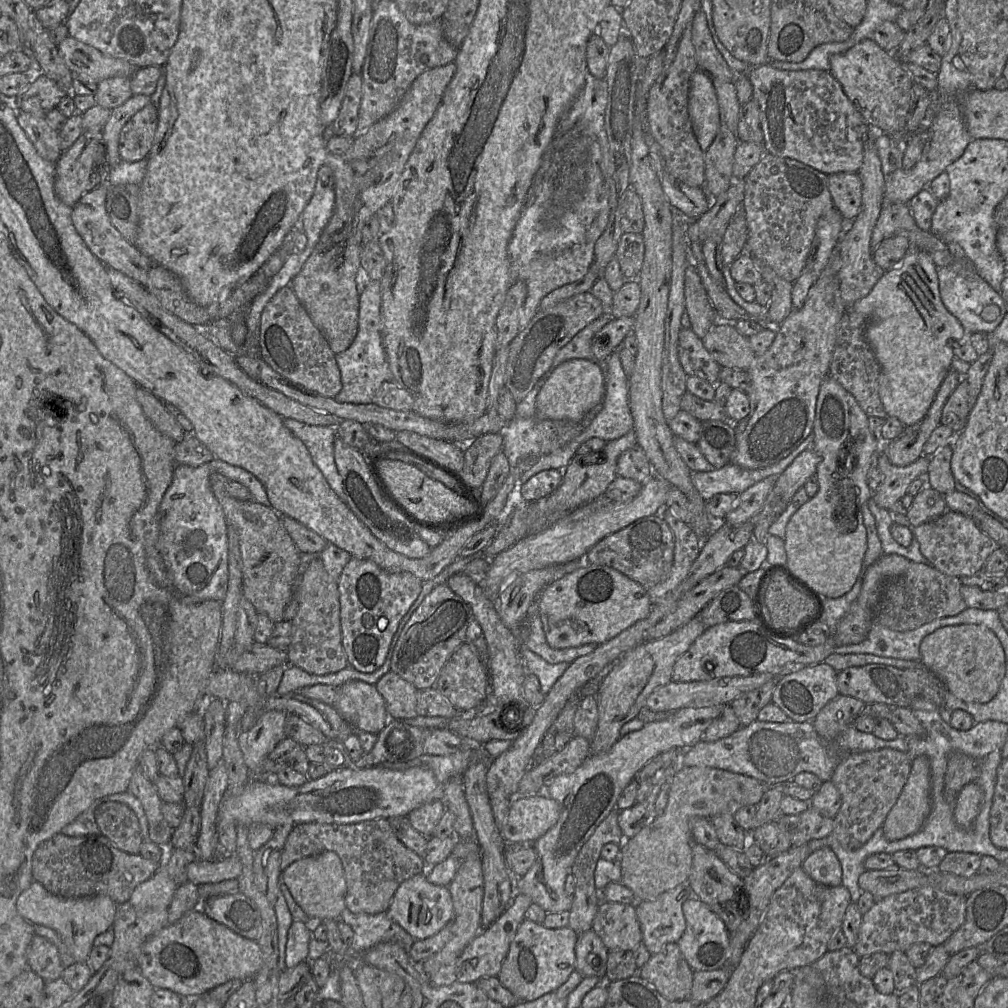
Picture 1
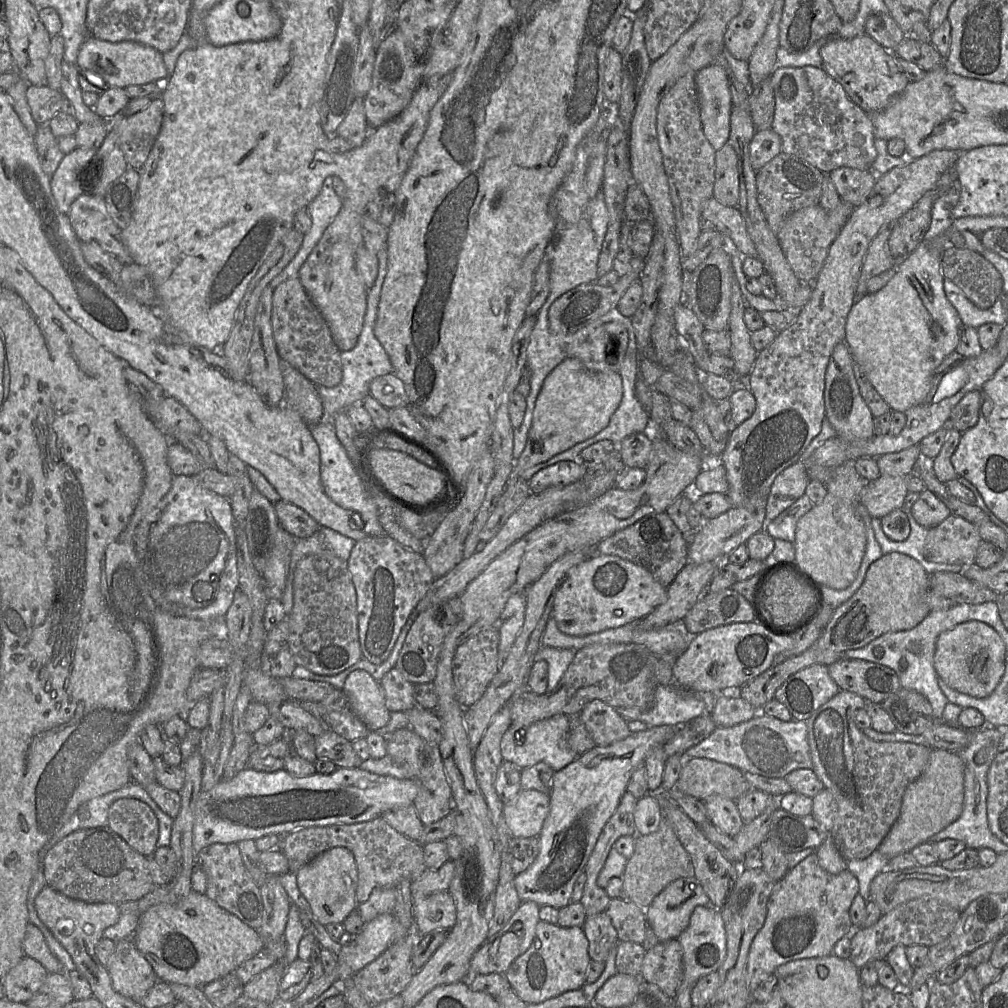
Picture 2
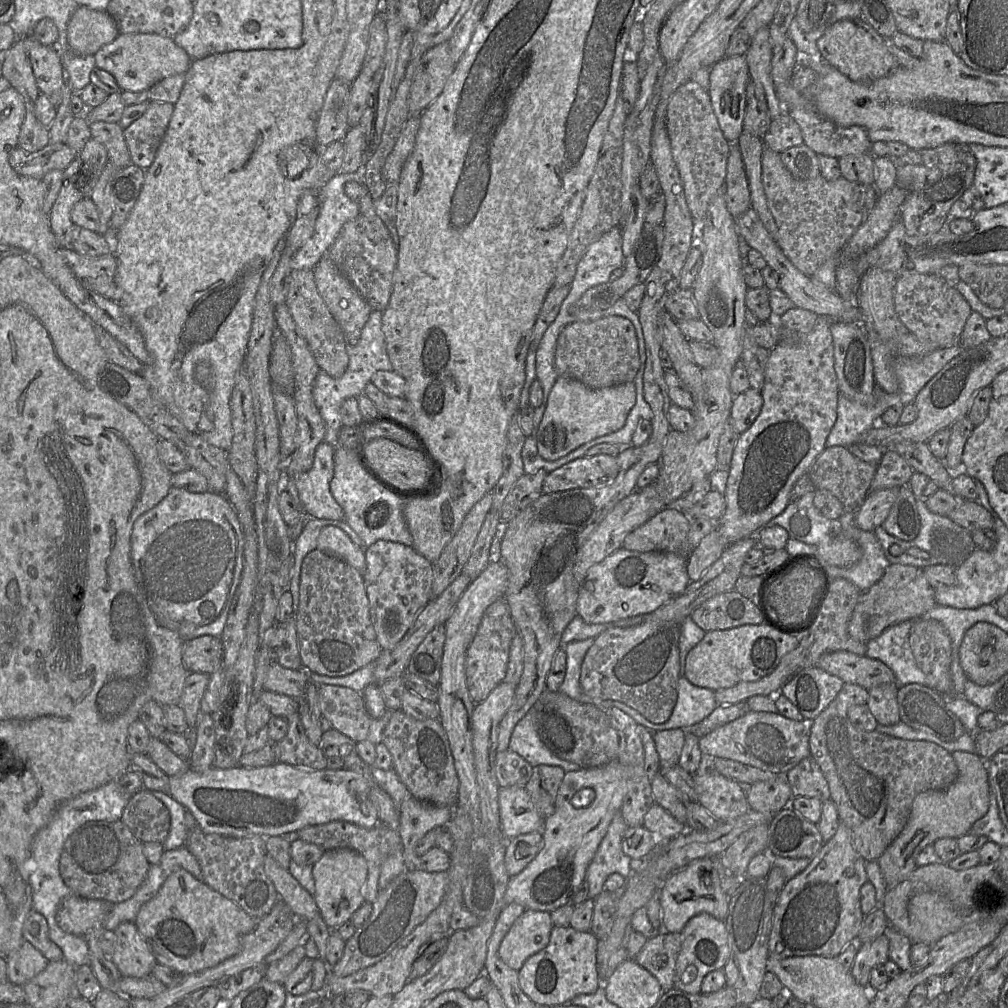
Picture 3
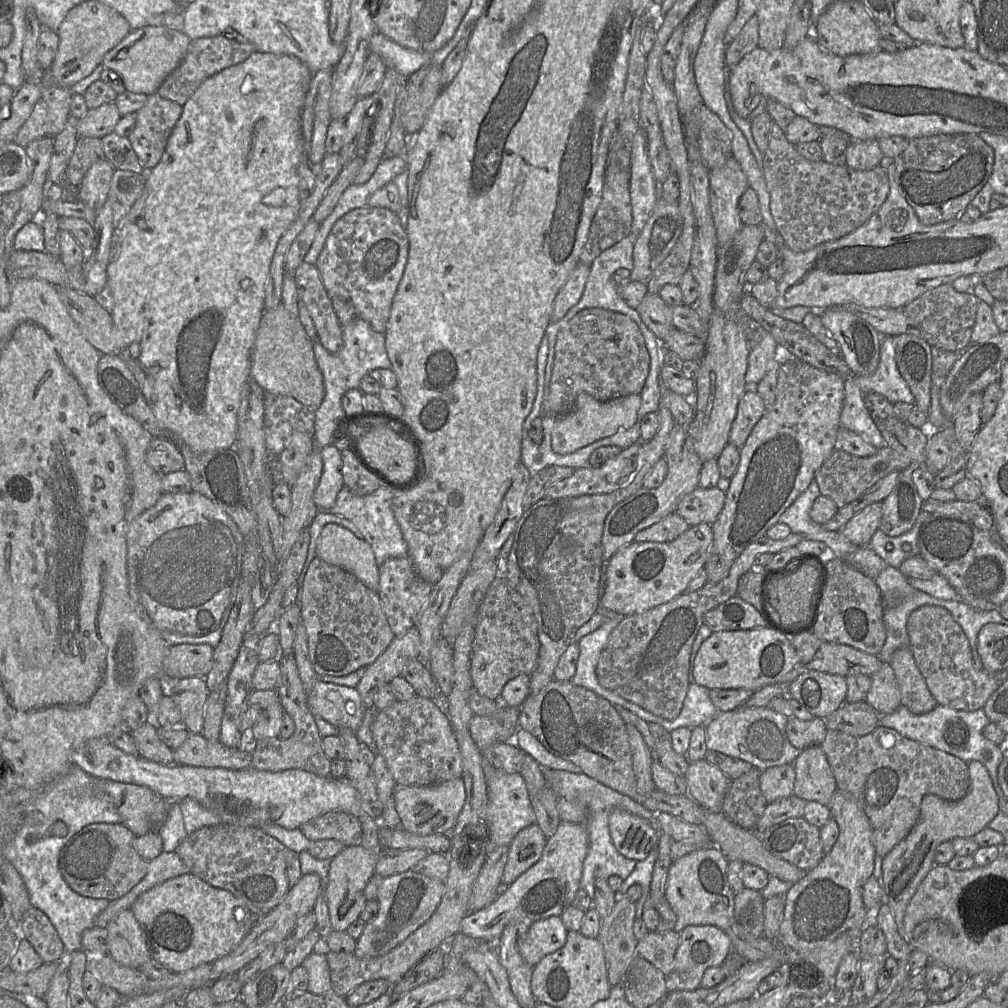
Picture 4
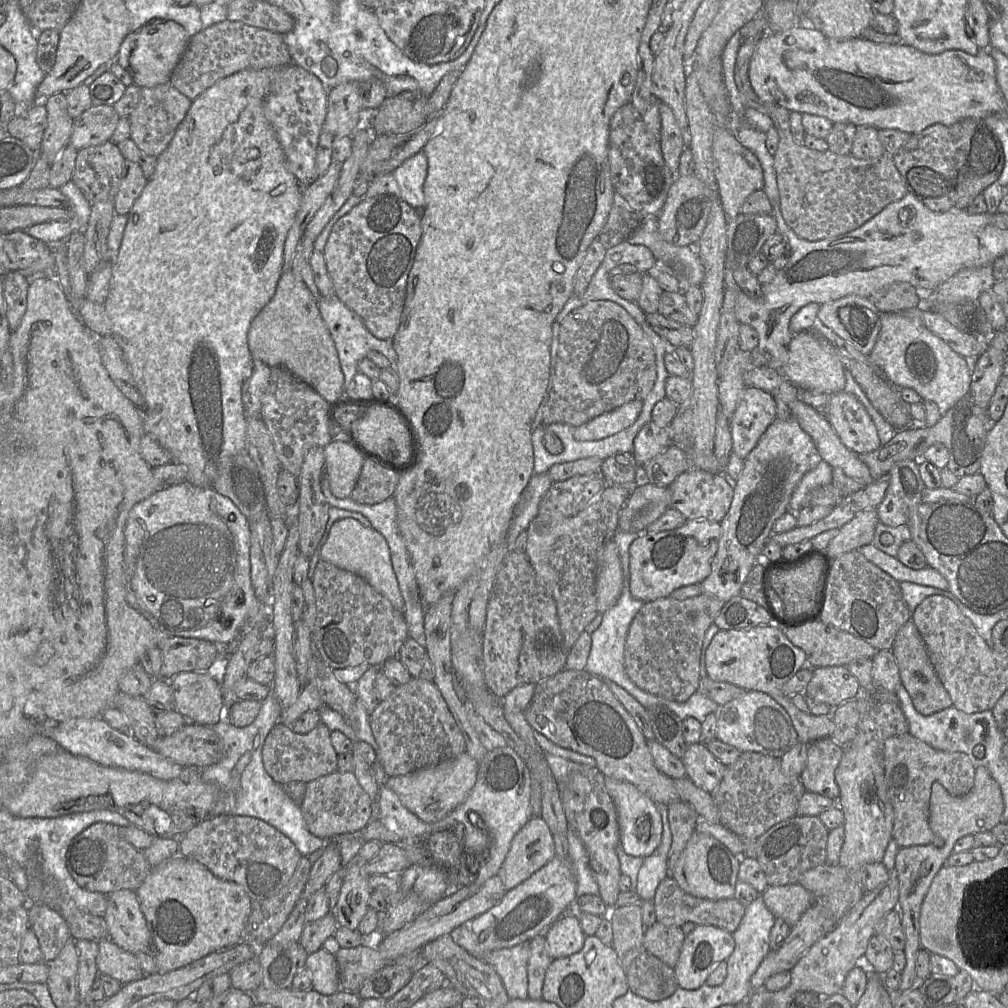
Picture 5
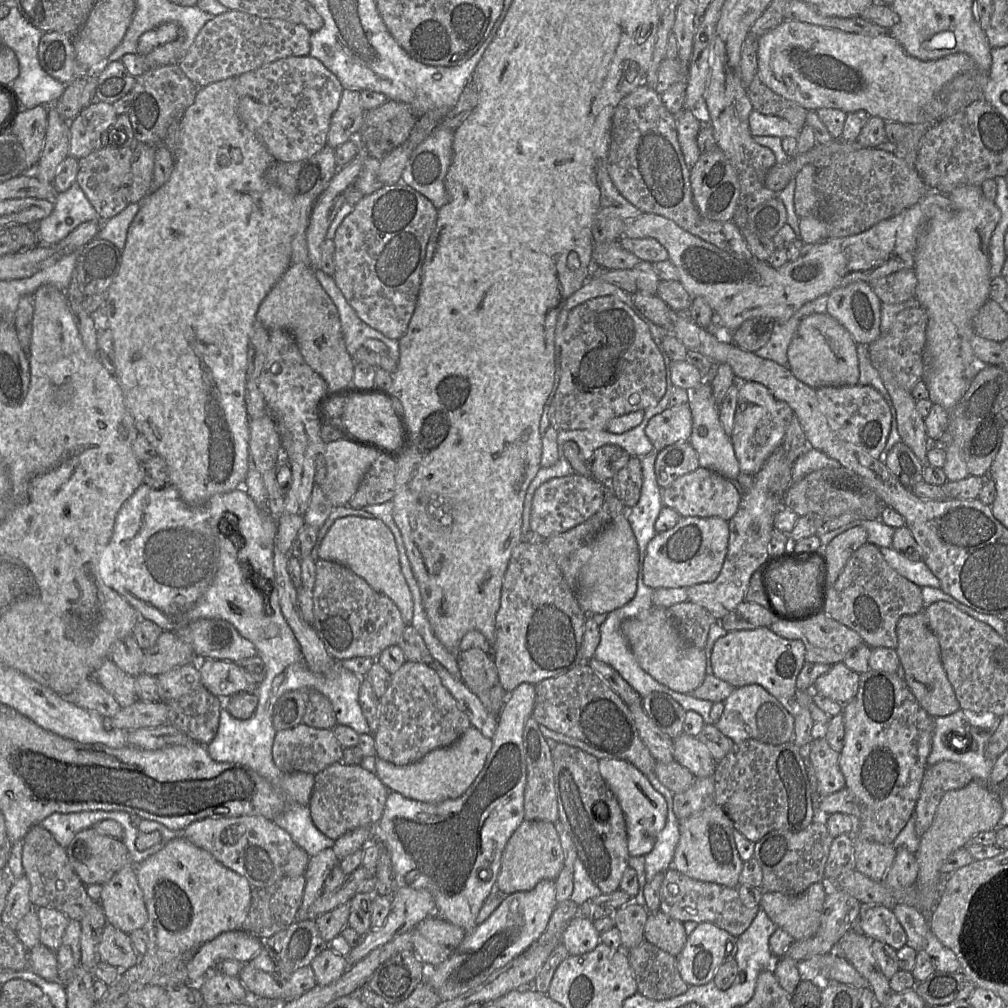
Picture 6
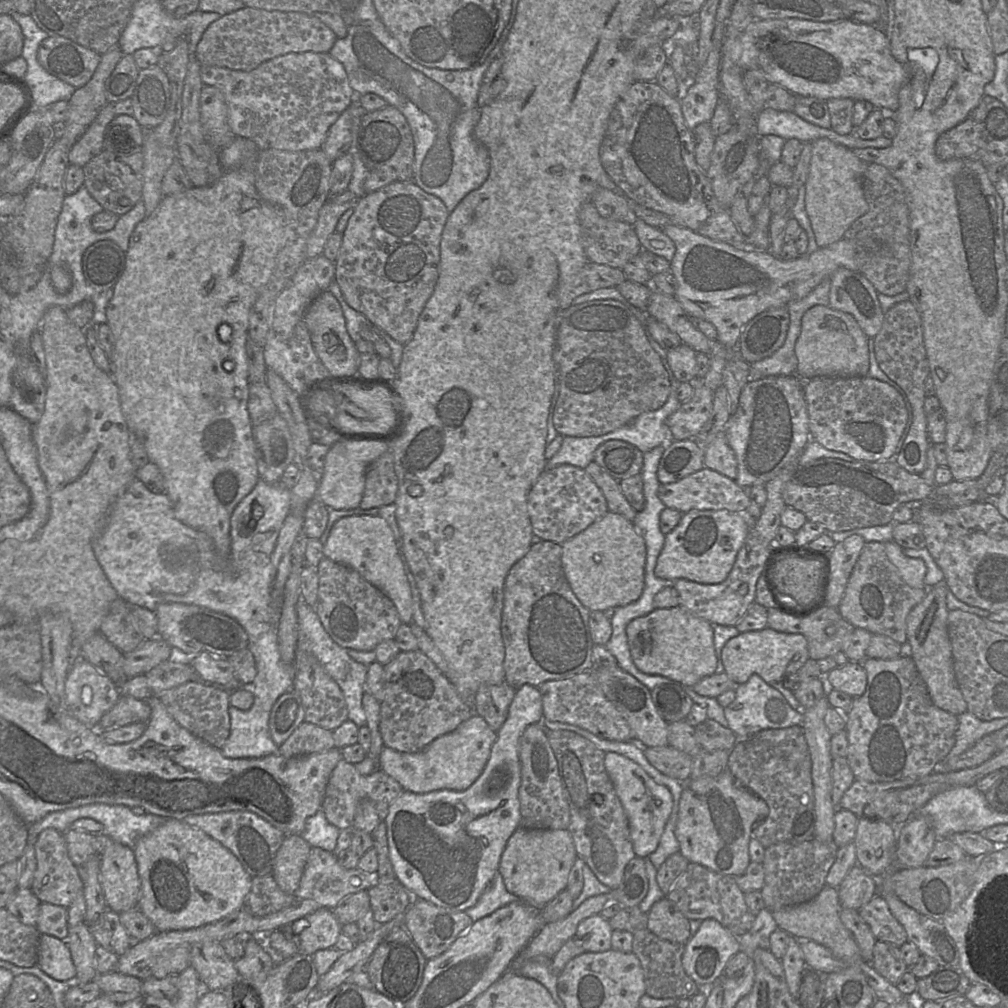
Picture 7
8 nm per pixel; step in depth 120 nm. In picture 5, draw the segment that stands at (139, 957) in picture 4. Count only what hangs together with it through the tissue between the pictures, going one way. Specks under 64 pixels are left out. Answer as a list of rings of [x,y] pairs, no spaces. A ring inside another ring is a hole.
[[[122,889],[107,895],[103,919],[108,937],[123,950],[136,954],[149,949],[149,929],[135,891]]]

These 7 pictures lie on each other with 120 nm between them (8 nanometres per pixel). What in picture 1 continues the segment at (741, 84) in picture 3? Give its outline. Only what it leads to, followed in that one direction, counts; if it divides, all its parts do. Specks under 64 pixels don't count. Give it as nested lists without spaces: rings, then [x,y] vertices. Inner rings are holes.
[[[702,69],[690,79],[688,110],[697,142],[705,151],[719,131],[721,117],[712,77]]]

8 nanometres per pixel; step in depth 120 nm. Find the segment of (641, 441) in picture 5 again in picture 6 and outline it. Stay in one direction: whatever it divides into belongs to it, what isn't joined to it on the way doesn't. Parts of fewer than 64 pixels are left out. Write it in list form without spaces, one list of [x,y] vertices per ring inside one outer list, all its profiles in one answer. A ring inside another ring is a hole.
[[[689,404],[668,408],[653,416],[645,428],[654,451],[659,452],[676,442],[687,442],[691,432],[692,414]]]

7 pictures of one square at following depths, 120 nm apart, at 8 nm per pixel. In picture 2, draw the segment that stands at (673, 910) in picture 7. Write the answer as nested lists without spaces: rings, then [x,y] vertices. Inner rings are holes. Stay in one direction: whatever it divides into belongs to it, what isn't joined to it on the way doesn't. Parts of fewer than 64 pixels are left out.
[[[678,939],[658,941],[645,952],[640,978],[675,998],[683,978],[682,948]]]

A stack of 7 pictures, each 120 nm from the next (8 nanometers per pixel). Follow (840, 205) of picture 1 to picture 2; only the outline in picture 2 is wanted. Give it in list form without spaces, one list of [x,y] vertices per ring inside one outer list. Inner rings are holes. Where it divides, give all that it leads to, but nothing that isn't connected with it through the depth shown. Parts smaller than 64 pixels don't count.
[[[840,167],[829,173],[840,199],[853,206],[860,206],[876,183],[872,170]]]

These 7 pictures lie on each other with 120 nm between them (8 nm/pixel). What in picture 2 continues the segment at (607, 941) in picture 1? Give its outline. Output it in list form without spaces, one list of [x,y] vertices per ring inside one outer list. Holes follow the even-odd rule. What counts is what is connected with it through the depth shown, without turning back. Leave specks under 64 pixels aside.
[[[626,898],[611,899],[604,912],[617,931],[619,942],[643,943],[647,929],[645,910]]]

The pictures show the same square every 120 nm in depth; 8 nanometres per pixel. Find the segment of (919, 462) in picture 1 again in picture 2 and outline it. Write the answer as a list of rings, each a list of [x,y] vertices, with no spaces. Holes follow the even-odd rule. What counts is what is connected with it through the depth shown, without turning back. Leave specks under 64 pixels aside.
[[[883,474],[878,479],[865,482],[860,503],[872,518],[882,519],[893,510],[902,507],[908,494],[909,477]]]

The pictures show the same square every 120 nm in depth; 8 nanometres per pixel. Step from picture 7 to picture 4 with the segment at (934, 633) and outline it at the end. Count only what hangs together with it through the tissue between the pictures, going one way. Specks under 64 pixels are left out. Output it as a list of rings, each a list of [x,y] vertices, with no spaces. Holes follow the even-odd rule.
[[[910,646],[897,649],[891,656],[890,665],[901,692],[901,704],[912,713],[924,714],[939,704],[928,689]]]

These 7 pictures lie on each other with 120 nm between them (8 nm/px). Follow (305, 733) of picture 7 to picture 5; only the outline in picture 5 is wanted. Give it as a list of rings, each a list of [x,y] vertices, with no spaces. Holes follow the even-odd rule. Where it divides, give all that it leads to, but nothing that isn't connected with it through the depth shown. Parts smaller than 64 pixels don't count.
[[[278,722],[270,730],[262,748],[265,770],[281,784],[296,781],[309,783],[333,773],[337,770],[338,754],[331,743],[330,733],[328,727],[321,722],[306,734],[295,733],[290,726]]]

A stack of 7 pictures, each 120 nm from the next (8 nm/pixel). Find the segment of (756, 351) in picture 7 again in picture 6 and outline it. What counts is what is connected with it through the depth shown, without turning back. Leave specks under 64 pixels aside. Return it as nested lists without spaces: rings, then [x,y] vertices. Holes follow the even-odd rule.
[[[767,317],[746,320],[733,332],[732,340],[741,349],[755,353],[769,341],[774,325],[775,322]]]

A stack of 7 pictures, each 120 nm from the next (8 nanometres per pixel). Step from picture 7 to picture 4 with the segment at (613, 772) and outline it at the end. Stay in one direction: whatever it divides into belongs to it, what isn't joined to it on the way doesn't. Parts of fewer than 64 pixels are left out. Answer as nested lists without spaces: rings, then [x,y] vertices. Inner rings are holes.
[[[624,809],[610,812],[609,829],[615,848],[626,858],[644,860],[658,846],[657,827]]]

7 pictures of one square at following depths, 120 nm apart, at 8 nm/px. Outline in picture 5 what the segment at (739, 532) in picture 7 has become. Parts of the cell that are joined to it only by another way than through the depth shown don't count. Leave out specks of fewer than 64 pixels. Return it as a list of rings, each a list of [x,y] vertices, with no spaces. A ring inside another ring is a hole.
[[[687,520],[677,529],[640,534],[629,548],[627,585],[631,595],[643,602],[665,598],[678,588],[701,584],[711,573],[722,529],[718,522]]]

